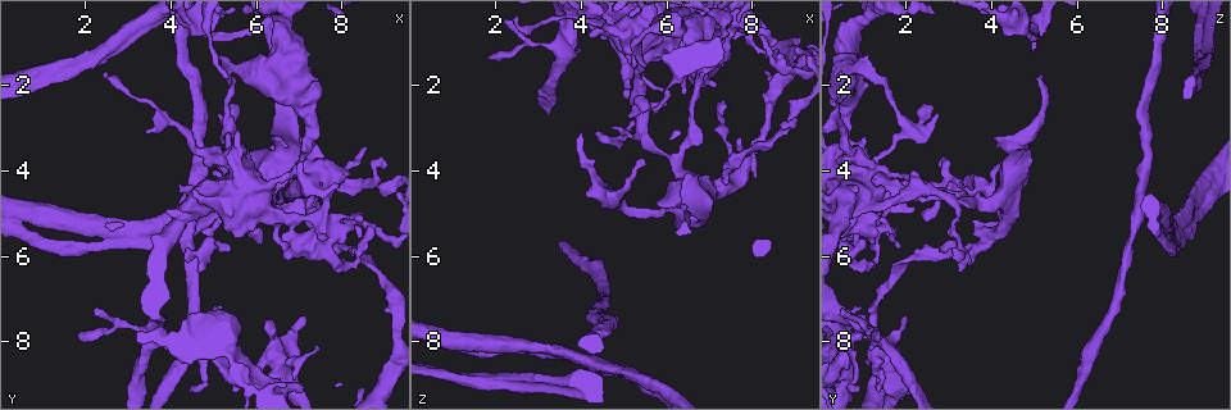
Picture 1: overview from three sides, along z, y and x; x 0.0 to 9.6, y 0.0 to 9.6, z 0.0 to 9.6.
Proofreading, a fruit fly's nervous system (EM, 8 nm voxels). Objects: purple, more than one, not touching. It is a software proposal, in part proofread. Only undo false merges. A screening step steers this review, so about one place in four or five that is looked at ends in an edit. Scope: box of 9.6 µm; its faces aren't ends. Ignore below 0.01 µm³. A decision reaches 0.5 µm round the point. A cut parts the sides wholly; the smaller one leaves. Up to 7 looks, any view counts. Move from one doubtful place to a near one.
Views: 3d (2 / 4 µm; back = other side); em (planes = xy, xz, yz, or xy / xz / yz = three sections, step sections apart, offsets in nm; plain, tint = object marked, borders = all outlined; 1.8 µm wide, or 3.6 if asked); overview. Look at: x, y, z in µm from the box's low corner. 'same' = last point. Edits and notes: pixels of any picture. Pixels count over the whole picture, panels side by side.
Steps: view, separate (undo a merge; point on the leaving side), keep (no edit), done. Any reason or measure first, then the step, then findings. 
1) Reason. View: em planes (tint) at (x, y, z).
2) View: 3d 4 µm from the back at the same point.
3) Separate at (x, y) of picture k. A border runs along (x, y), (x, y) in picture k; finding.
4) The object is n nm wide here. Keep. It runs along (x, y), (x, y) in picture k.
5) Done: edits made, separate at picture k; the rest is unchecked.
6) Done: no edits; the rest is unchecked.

View: 3d 2 µm at (0.60, 5.05, 7.90).

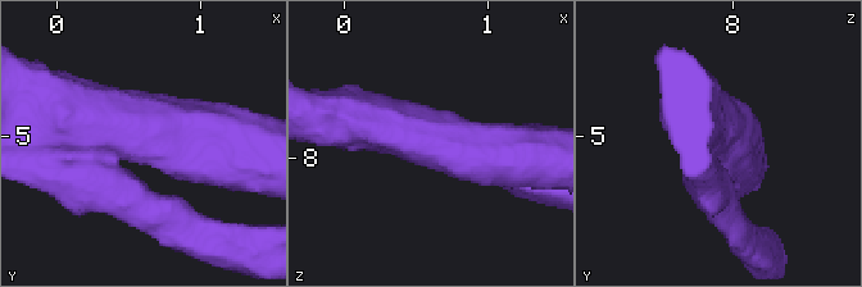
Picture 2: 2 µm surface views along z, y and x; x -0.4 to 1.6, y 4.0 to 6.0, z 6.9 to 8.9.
Shape alone is not enough. View: em xz step 4 (tint) at (0.60, 5.02, 7.84).

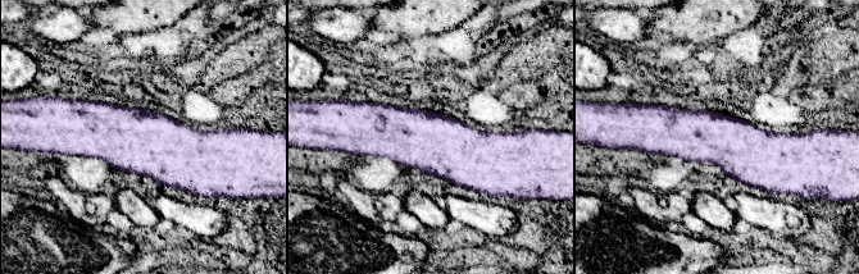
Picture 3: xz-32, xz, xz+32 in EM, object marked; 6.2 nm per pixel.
Another direction. View: em planes (tint) at the same point.

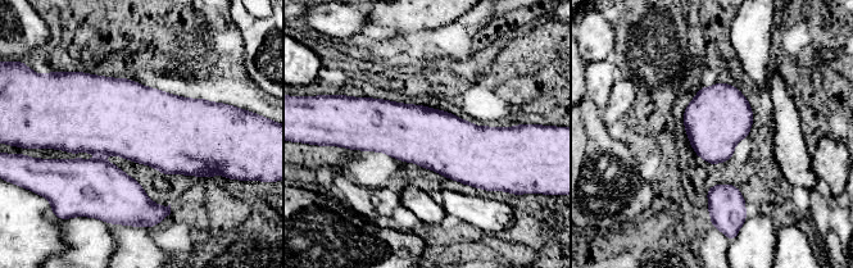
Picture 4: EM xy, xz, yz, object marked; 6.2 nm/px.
Keep. It runs along (350, 128), (504, 141) in picture 4; one neuron here.

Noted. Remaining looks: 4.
Calibre changes. View: 3d 2 µm at (2.30, 5.30, 8.15).

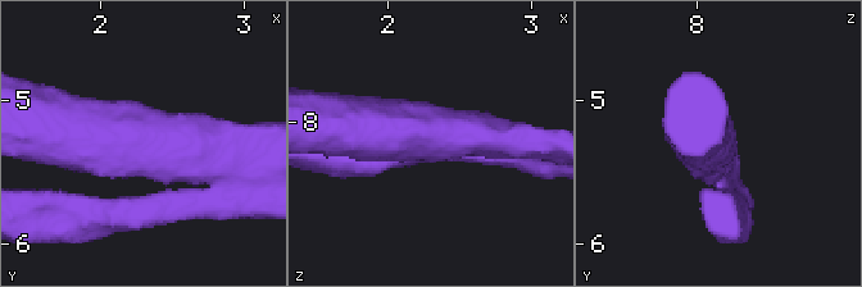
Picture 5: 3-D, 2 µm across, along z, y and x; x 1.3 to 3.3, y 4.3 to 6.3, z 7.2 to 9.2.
4 arms meet here; now the EM. View: em planes (tint) at (2.36, 5.28, 8.10).

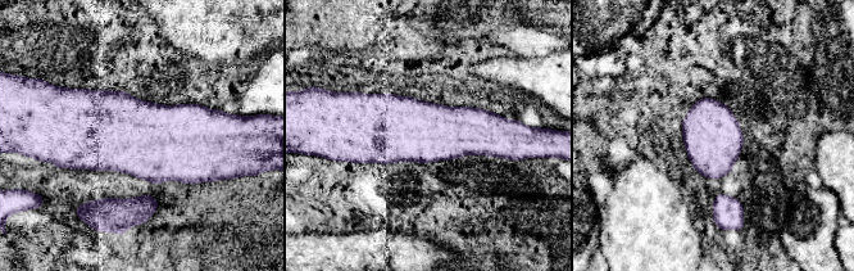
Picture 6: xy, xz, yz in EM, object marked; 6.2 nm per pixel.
Keep. Continuous, no second neuron.

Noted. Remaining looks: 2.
Sharp bend. View: em planes (plain) at (6.30, 0.65, 5.05).

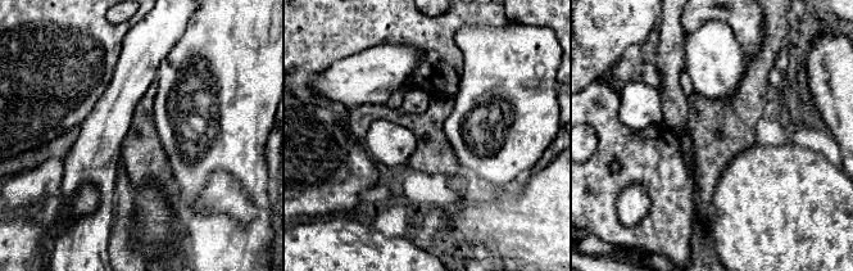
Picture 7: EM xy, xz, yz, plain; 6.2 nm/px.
With the object marked. View: em planes (tint) at the same point.

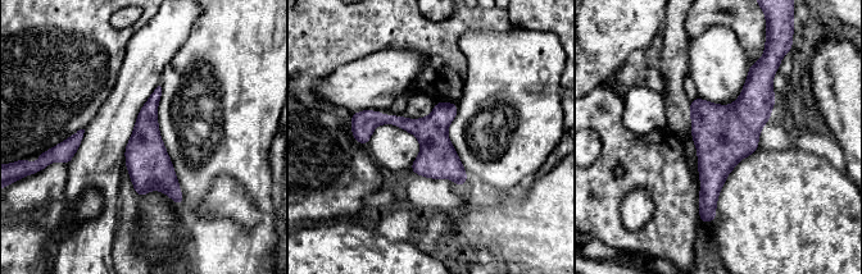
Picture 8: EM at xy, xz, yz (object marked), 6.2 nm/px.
Keep. All the same neuron.

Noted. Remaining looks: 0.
Done: no edits; the rest is unchecked.

